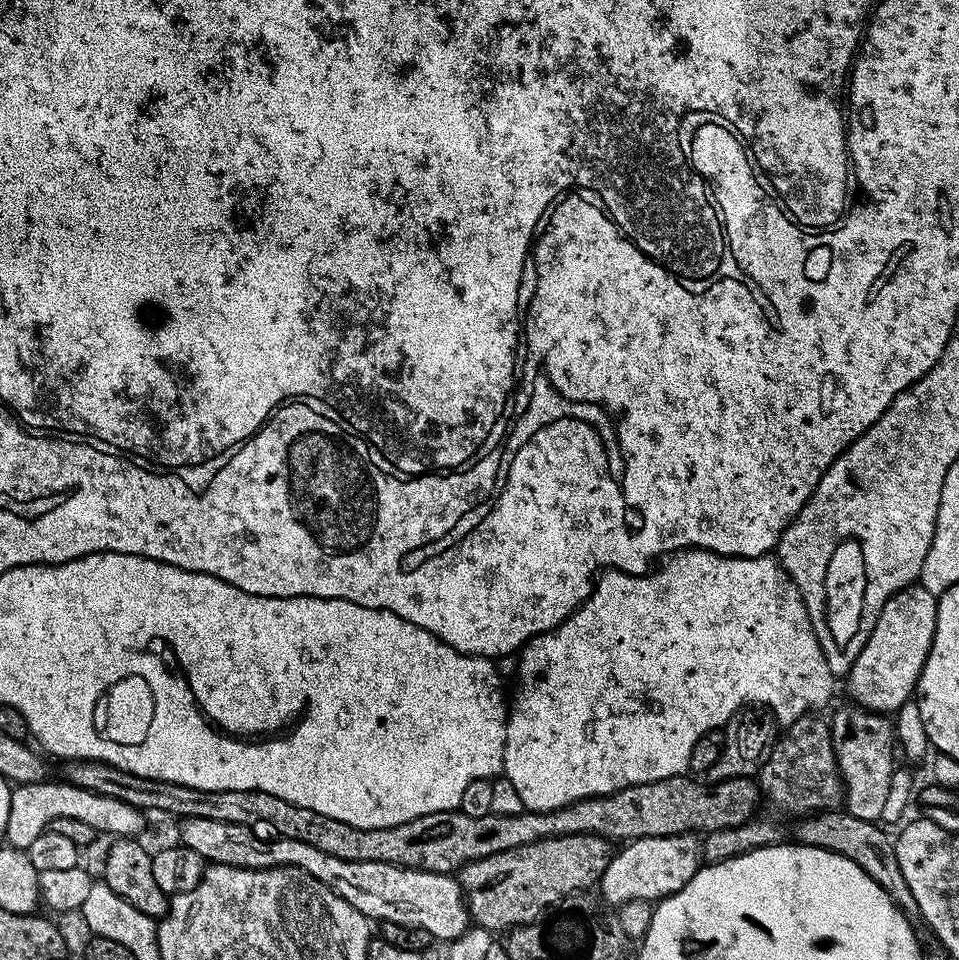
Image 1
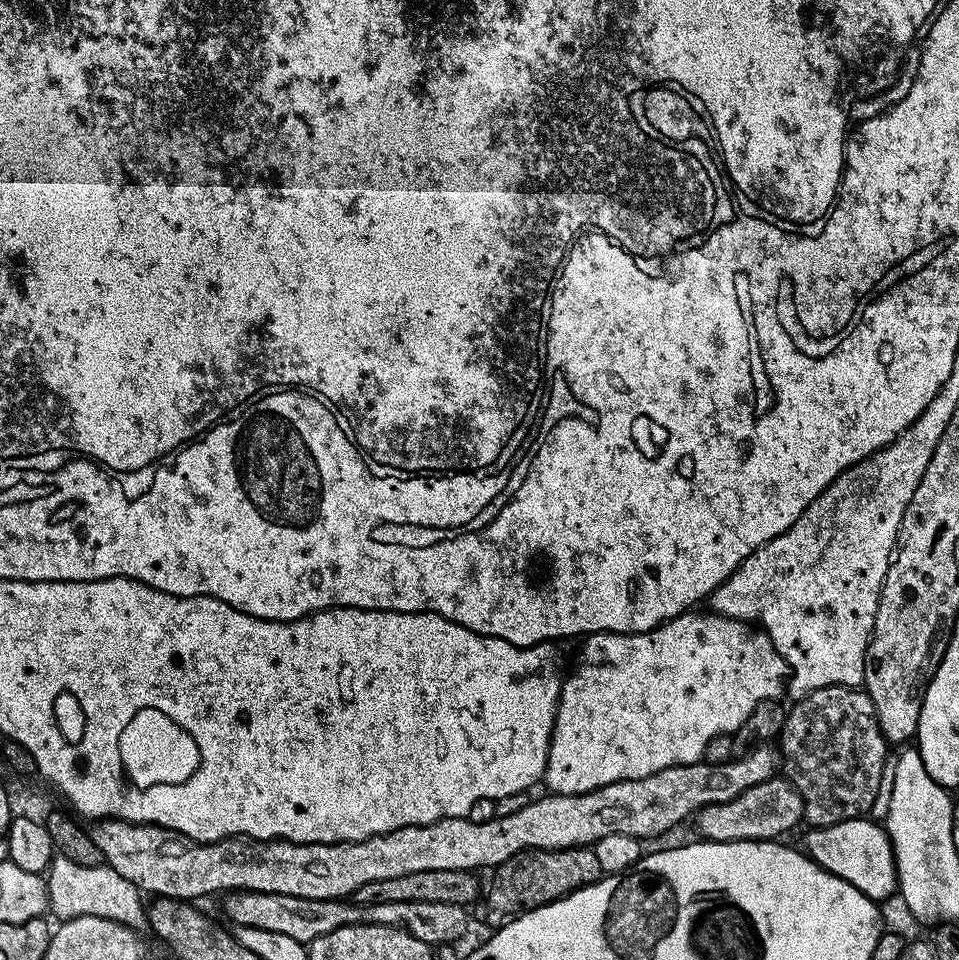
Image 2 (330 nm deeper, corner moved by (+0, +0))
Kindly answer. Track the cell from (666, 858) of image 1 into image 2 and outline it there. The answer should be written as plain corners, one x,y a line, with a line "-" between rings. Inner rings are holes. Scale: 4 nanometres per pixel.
773,778
758,786
750,786
730,802
711,804
696,813
694,823
705,840
734,842
735,840
776,840
796,823
804,820
804,803
800,791
783,778

